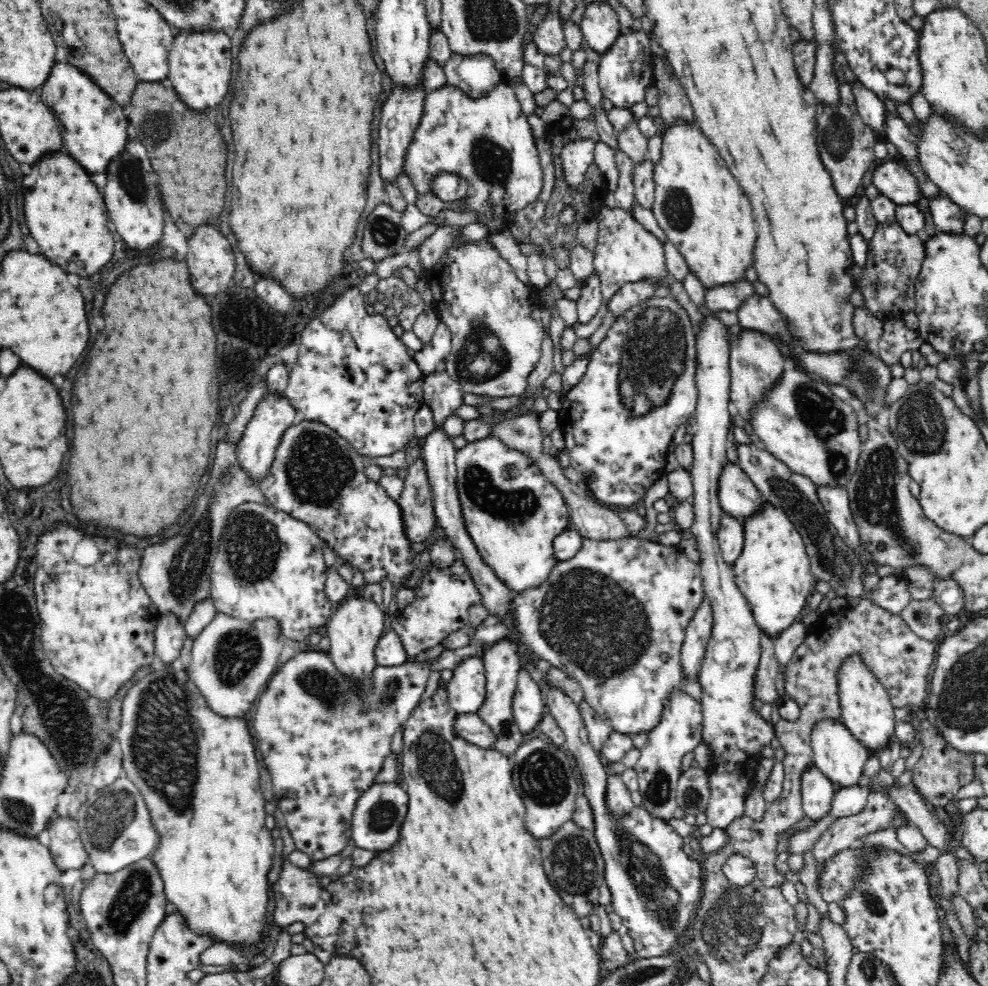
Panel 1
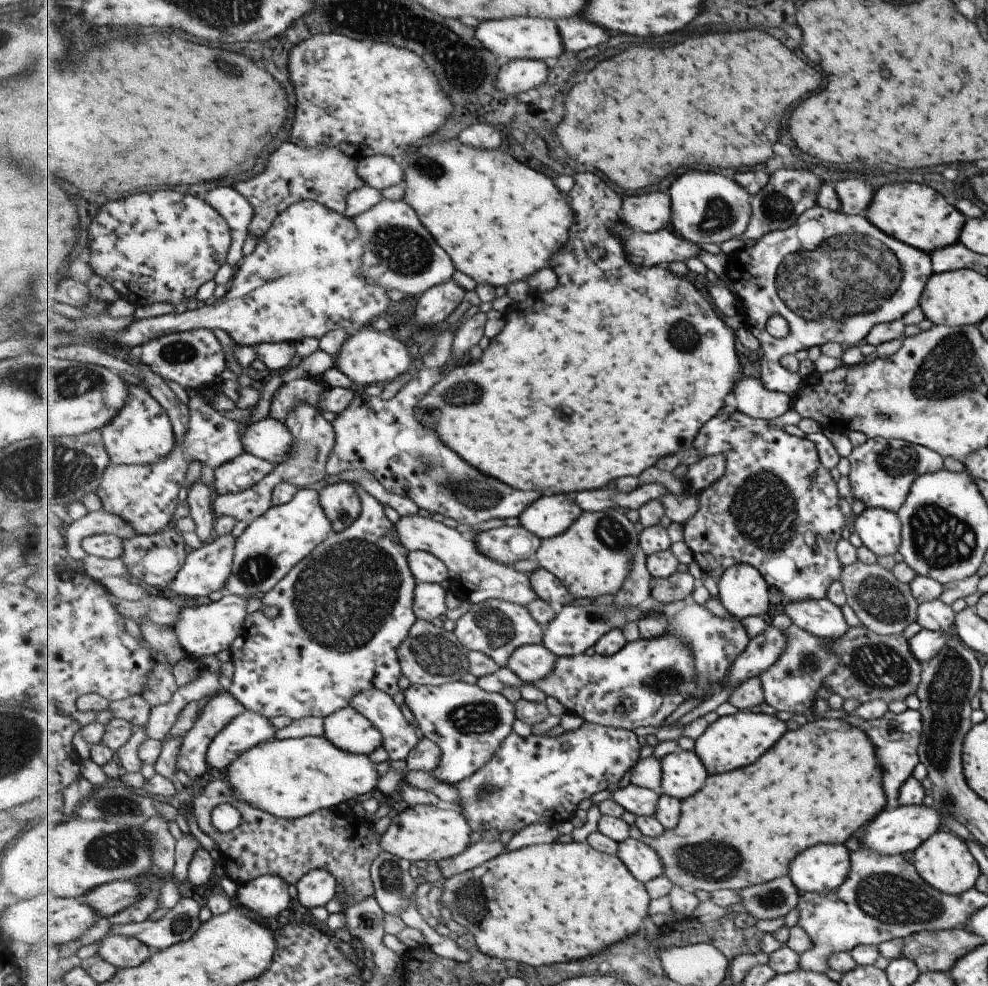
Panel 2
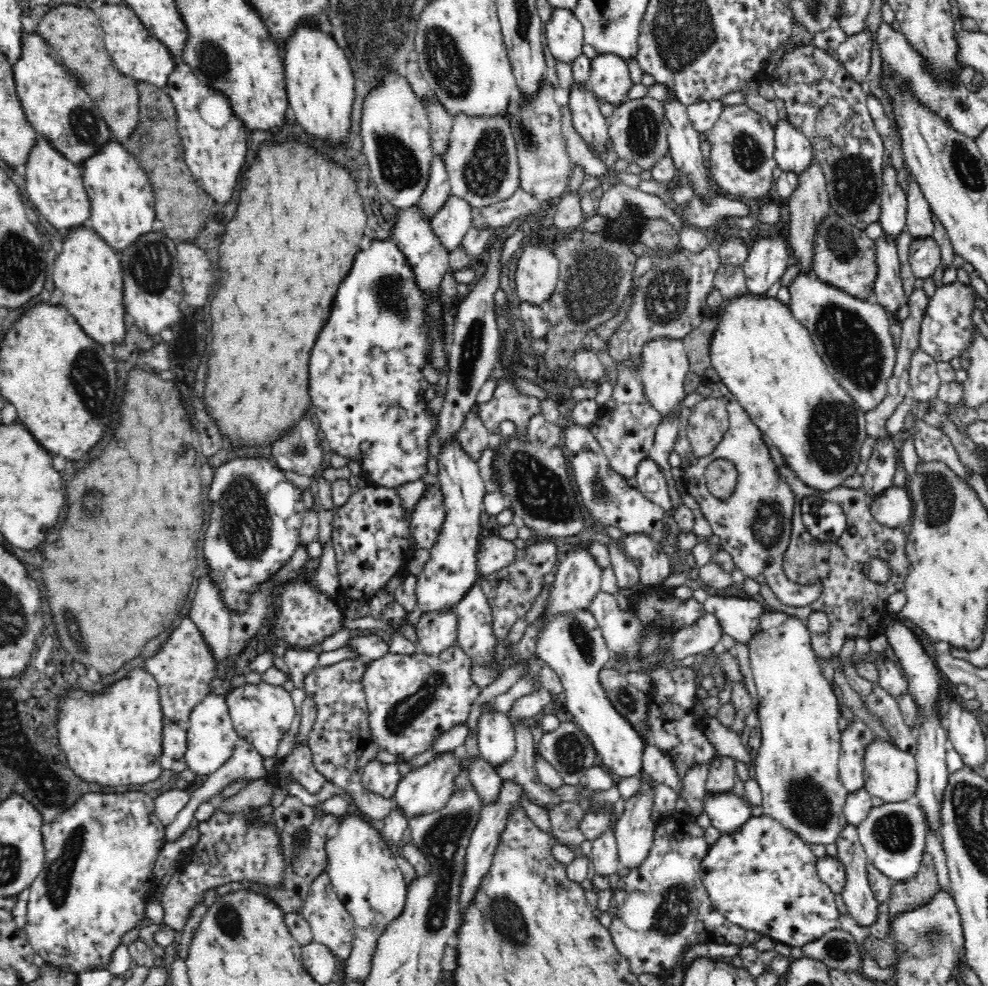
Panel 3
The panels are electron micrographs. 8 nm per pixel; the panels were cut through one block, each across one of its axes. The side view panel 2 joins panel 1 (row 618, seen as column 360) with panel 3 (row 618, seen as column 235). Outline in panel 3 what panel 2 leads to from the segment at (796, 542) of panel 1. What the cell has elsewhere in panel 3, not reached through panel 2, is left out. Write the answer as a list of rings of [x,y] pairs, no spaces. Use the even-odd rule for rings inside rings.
[[[765,612],[760,620],[760,632],[754,636],[750,642],[749,660],[753,678],[755,680],[758,700],[760,728],[762,732],[761,746],[757,749],[758,755],[754,762],[754,772],[756,772],[756,781],[762,789],[762,810],[764,815],[771,816],[774,820],[781,822],[786,828],[794,831],[807,845],[817,844],[828,846],[828,844],[837,844],[838,838],[841,837],[841,832],[844,827],[849,824],[844,814],[844,806],[849,793],[844,789],[840,783],[837,761],[839,760],[839,735],[840,728],[838,727],[838,719],[841,716],[838,698],[834,695],[830,682],[822,675],[818,657],[816,656],[813,648],[811,647],[811,634],[807,631],[806,625],[803,621],[787,617],[781,612]]]

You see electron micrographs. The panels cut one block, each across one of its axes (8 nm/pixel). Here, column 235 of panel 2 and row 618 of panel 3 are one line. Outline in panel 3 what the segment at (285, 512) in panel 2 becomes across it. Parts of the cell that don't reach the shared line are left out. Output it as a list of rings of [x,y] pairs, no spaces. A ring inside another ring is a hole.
[[[586,610],[576,612],[574,616],[552,620],[538,638],[534,652],[560,675],[566,710],[586,737],[590,738],[598,762],[602,762],[623,778],[640,777],[644,767],[642,758],[648,745],[633,723],[614,709],[598,682],[598,669],[612,654],[607,649],[595,616]]]

